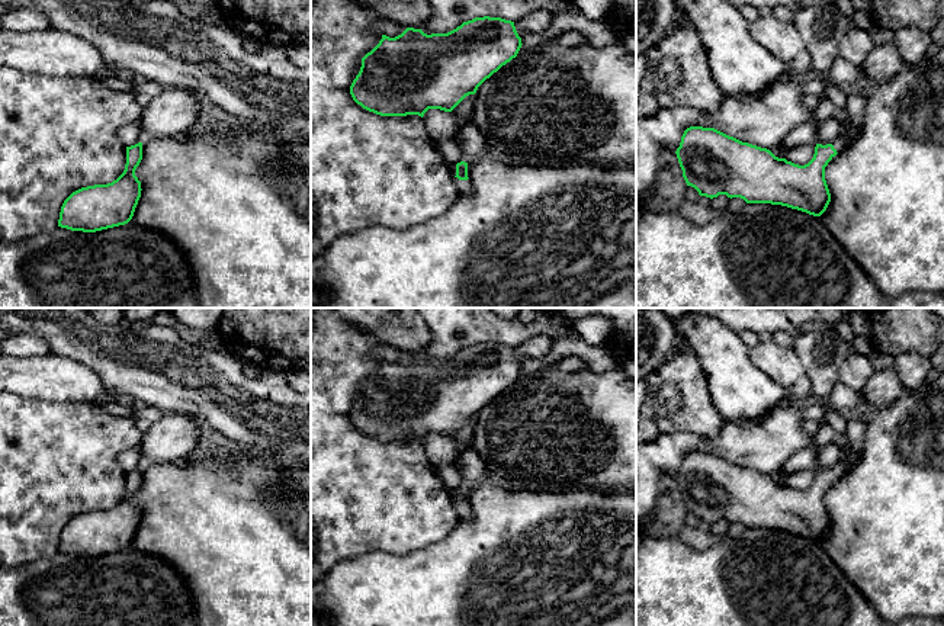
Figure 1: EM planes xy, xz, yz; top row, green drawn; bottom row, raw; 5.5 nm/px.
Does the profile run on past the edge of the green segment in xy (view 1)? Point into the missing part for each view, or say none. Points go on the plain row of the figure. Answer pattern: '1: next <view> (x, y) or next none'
1: next none

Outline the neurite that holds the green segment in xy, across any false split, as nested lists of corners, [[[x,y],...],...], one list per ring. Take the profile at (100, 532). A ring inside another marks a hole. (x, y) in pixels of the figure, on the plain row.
[[[142,468],[126,472],[123,498],[107,510],[94,510],[73,517],[62,529],[58,552],[96,558],[128,549],[141,523],[135,495],[142,485]]]

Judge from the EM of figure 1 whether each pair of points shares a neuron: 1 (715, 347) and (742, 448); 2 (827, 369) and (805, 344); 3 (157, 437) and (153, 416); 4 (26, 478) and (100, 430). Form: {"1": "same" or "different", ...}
{"1": "different", "2": "same", "3": "different", "4": "same"}

